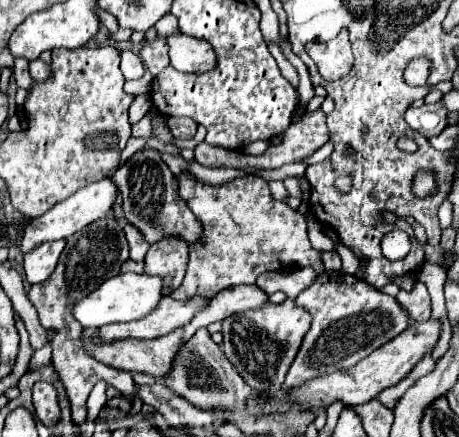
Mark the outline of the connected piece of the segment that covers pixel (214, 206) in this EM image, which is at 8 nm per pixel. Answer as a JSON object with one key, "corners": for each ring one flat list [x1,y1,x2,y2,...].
{"corners":[[189,172,175,176,179,184,179,196,187,202,193,214,203,222,203,242,189,248,189,268,183,284,171,294,175,300,189,300,193,296,211,298,219,290,235,286,235,274,239,274,239,284,255,284,257,276,273,270,313,267,319,274,324,268,317,268,317,250,313,249,307,234,307,214,291,210,285,202,271,198,269,184,259,176,233,178,221,186,211,186,201,182]]}

